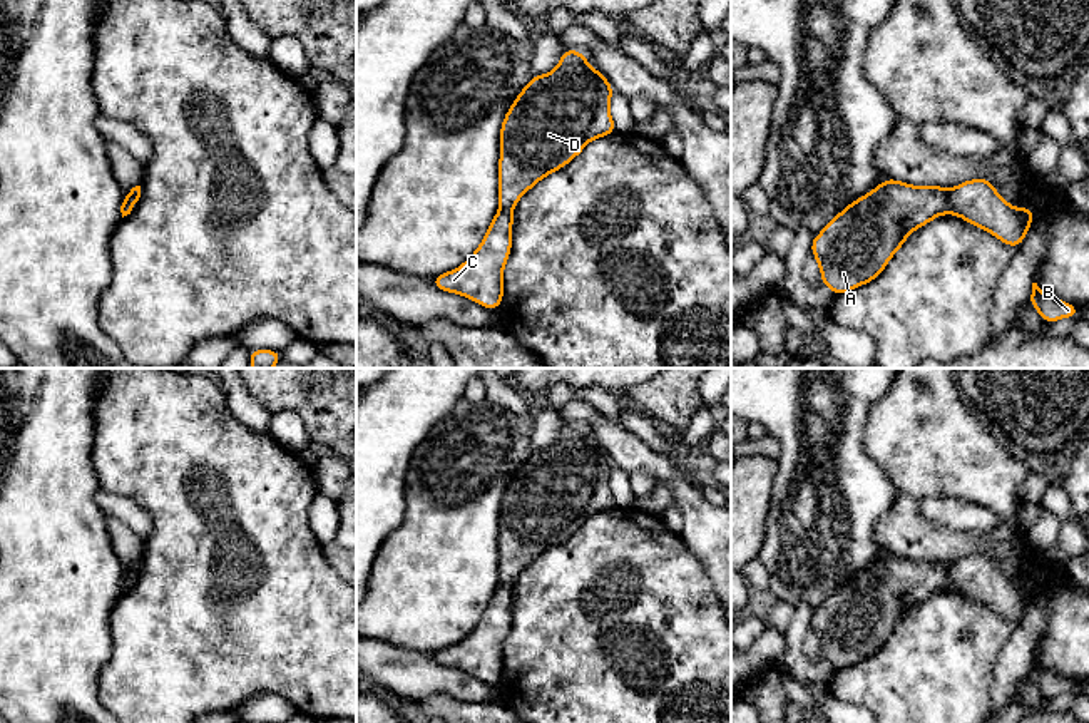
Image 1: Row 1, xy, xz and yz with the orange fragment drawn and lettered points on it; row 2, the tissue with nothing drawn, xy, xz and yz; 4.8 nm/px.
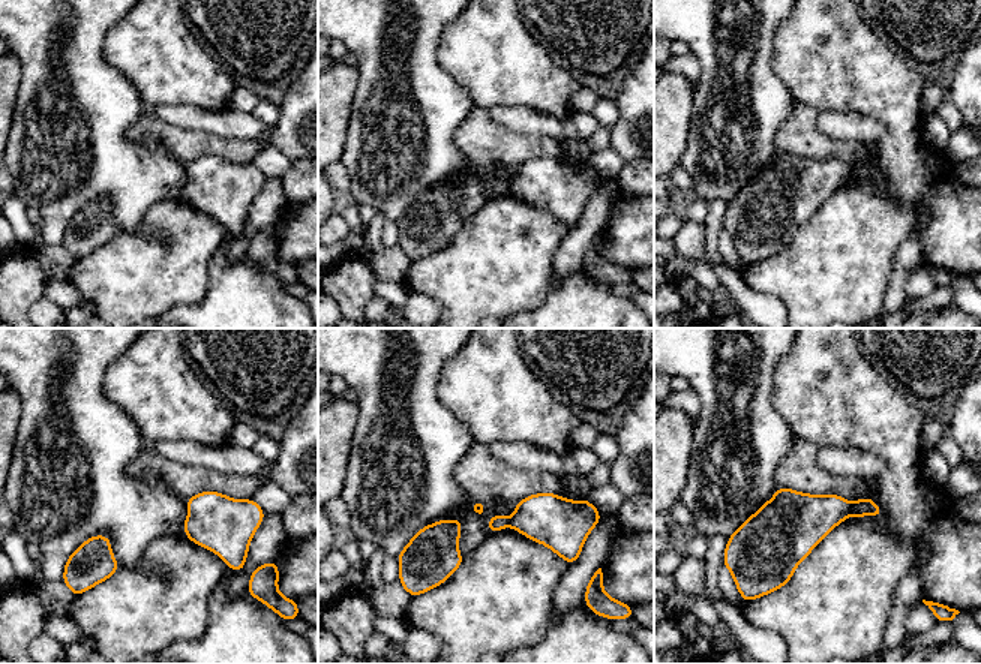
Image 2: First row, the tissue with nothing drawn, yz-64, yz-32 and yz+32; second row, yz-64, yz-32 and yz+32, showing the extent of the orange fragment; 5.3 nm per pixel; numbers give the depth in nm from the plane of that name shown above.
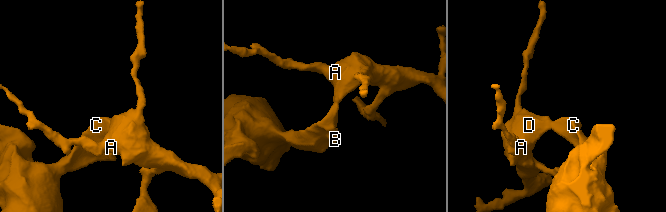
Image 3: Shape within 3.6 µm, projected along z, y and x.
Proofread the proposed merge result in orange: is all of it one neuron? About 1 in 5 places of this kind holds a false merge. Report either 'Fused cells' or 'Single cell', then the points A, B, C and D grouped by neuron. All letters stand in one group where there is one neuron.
Fused cells. Groups: A D / B C

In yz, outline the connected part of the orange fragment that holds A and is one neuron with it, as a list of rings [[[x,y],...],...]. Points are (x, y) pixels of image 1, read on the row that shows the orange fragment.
[[[888,177],[855,199],[811,239],[821,283],[843,295],[878,278],[905,239],[947,213],[948,191]]]

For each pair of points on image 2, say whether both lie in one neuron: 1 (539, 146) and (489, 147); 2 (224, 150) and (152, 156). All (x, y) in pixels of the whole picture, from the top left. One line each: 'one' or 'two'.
1: one
2: two

